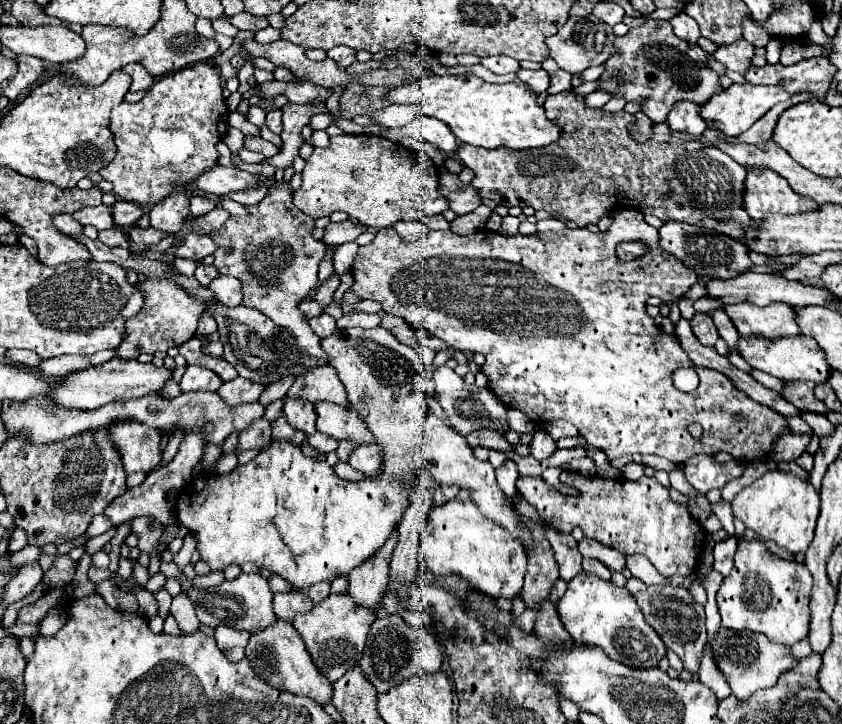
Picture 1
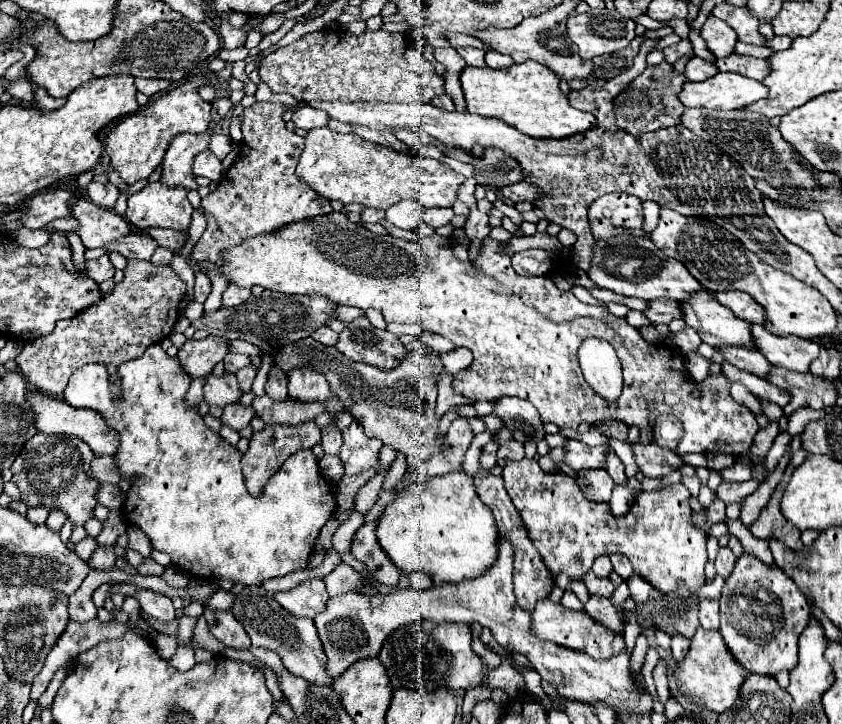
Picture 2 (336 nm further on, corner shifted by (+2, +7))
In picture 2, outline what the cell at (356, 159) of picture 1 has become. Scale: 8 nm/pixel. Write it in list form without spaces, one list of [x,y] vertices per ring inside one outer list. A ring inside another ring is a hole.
[[[316,128],[306,134],[306,148],[300,156],[296,176],[328,200],[340,200],[344,204],[360,202],[382,210],[404,198],[416,200],[424,208],[452,208],[456,192],[466,180],[440,160],[400,154],[356,134],[338,134],[330,128]]]

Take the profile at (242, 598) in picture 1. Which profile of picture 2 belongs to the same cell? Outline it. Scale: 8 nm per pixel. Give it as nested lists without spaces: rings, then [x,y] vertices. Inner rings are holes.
[[[246,586],[236,596],[232,614],[236,616],[236,620],[240,620],[244,624],[244,630],[248,632],[252,646],[270,648],[272,652],[276,652],[280,656],[284,668],[290,674],[300,676],[314,686],[332,686],[332,678],[326,672],[326,654],[324,654],[322,642],[318,638],[316,626],[310,618],[292,616],[262,586]]]

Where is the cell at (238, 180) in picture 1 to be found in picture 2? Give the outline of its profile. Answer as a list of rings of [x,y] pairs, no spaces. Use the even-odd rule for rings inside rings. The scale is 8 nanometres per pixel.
[[[204,150],[200,154],[194,156],[194,162],[192,162],[192,172],[196,176],[206,176],[214,182],[218,182],[222,178],[222,162],[214,156],[212,150]]]

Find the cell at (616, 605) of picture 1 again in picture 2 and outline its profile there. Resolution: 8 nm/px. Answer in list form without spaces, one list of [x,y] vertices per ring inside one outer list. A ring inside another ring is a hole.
[[[540,600],[540,604],[536,604],[532,616],[532,634],[540,640],[548,640],[554,642],[558,646],[576,650],[576,652],[586,652],[588,656],[596,658],[596,660],[606,660],[612,658],[620,652],[624,652],[626,642],[622,636],[612,636],[612,632],[608,632],[604,626],[596,624],[586,612],[574,612],[574,610],[564,610],[562,604],[552,602],[552,600]]]

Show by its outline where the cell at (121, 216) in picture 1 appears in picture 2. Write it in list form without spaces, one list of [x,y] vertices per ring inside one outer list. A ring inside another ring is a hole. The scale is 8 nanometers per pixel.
[[[90,182],[88,188],[88,198],[98,204],[98,206],[104,206],[104,208],[114,208],[116,200],[118,200],[118,188],[114,184],[100,184],[100,182]]]

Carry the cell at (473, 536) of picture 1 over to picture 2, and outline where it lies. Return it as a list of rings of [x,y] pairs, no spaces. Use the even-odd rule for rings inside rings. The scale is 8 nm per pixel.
[[[464,472],[434,476],[430,480],[410,484],[396,492],[396,500],[384,508],[376,522],[376,538],[386,556],[400,572],[424,572],[432,578],[434,584],[458,584],[462,580],[476,578],[492,568],[498,556],[498,532],[494,516],[490,508],[480,502],[472,478]]]

